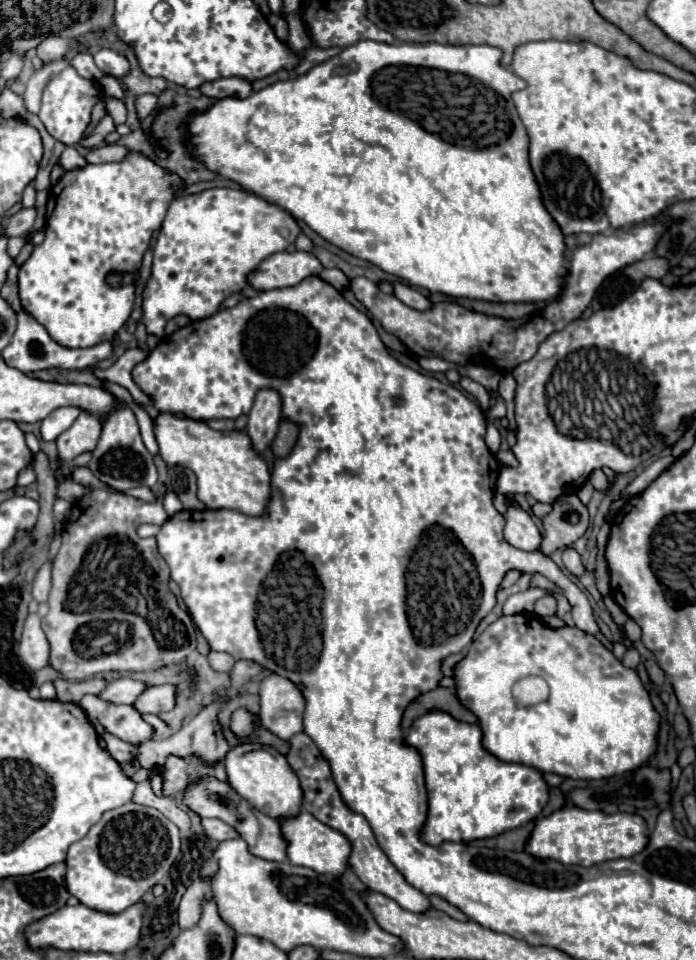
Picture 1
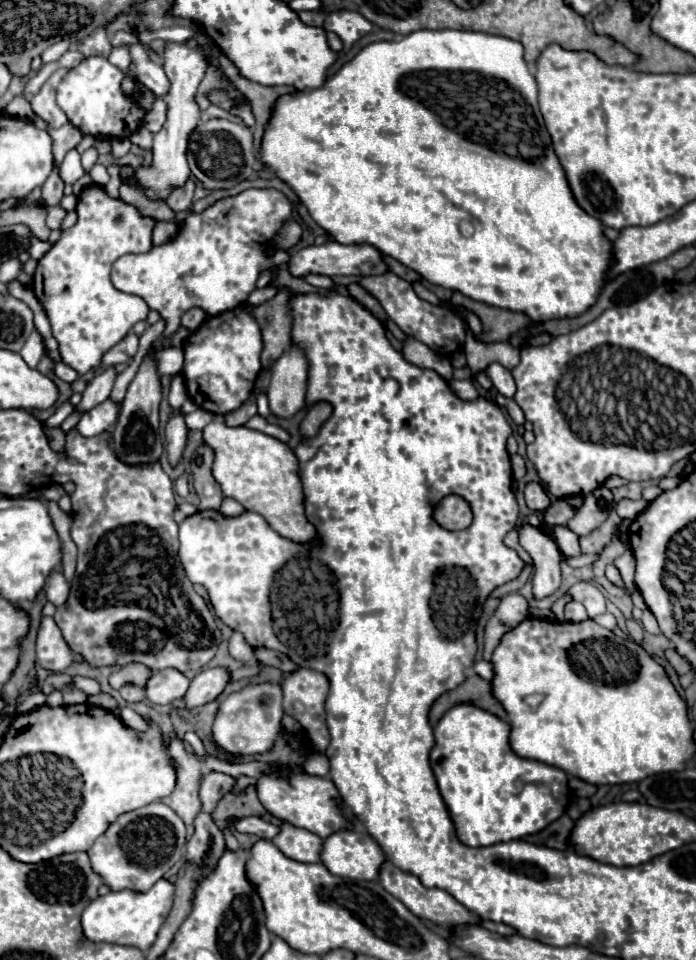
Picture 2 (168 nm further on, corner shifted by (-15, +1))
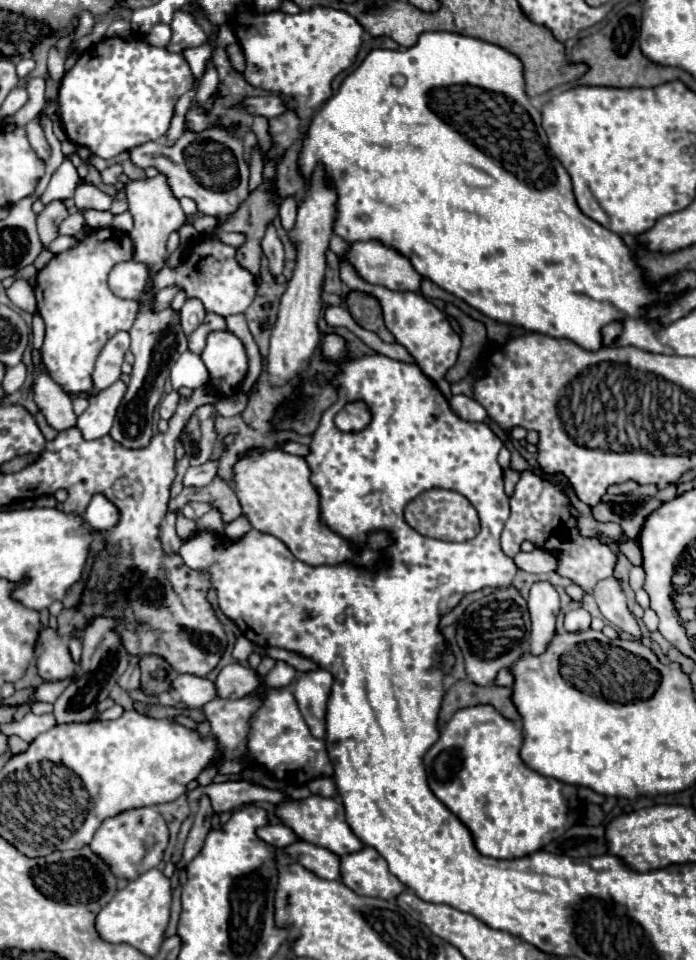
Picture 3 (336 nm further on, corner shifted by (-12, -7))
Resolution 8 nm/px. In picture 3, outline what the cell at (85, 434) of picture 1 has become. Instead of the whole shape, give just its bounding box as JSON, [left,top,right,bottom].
[77,380,125,440]

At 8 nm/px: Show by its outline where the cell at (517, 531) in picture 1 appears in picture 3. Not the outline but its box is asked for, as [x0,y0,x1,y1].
[527,582,559,654]

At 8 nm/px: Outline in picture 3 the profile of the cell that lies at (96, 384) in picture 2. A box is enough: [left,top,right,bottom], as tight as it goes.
[87,332,129,396]

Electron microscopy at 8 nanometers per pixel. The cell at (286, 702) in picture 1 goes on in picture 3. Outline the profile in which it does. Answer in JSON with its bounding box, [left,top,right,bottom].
[293,670,333,740]

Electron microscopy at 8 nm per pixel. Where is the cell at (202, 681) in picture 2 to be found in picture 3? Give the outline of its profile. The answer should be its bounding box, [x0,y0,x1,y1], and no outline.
[215,662,261,698]

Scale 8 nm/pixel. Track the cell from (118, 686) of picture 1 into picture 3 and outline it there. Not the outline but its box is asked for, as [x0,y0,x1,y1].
[171,674,215,708]

